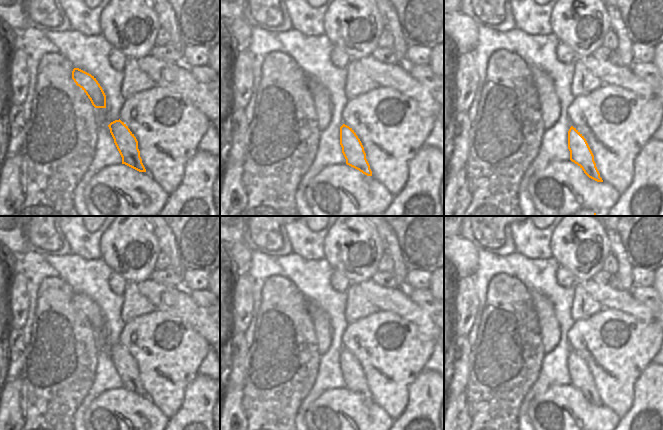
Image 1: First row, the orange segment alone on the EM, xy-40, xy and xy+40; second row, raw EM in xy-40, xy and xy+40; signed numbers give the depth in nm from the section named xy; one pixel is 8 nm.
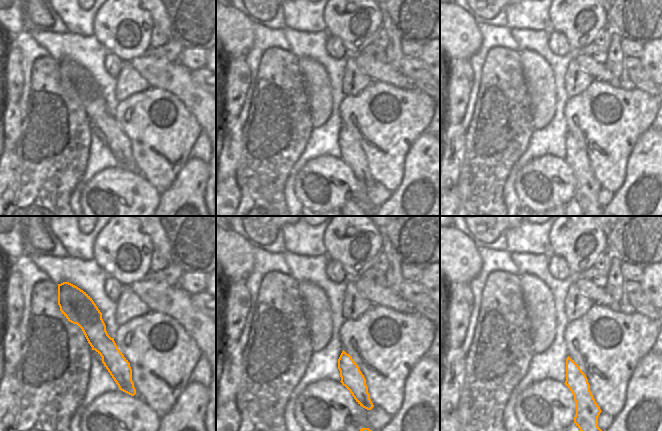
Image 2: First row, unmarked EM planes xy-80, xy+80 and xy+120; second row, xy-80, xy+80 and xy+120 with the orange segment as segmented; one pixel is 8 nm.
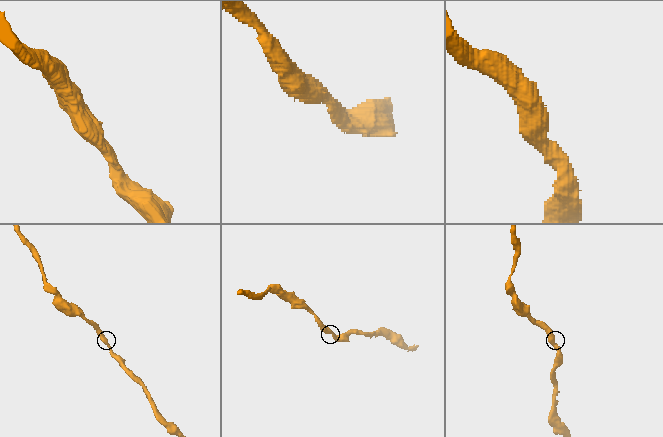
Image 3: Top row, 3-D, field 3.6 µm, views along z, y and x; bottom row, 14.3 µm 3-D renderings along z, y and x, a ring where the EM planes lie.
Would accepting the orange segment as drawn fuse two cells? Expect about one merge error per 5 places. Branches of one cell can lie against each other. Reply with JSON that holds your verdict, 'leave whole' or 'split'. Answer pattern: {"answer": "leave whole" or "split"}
{"answer": "leave whole"}

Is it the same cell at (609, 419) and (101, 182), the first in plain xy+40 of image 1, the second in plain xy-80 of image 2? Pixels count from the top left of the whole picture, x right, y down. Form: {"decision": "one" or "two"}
{"decision": "one"}

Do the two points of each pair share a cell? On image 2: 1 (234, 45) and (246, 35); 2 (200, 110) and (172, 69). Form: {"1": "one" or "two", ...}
{"1": "one", "2": "one"}

